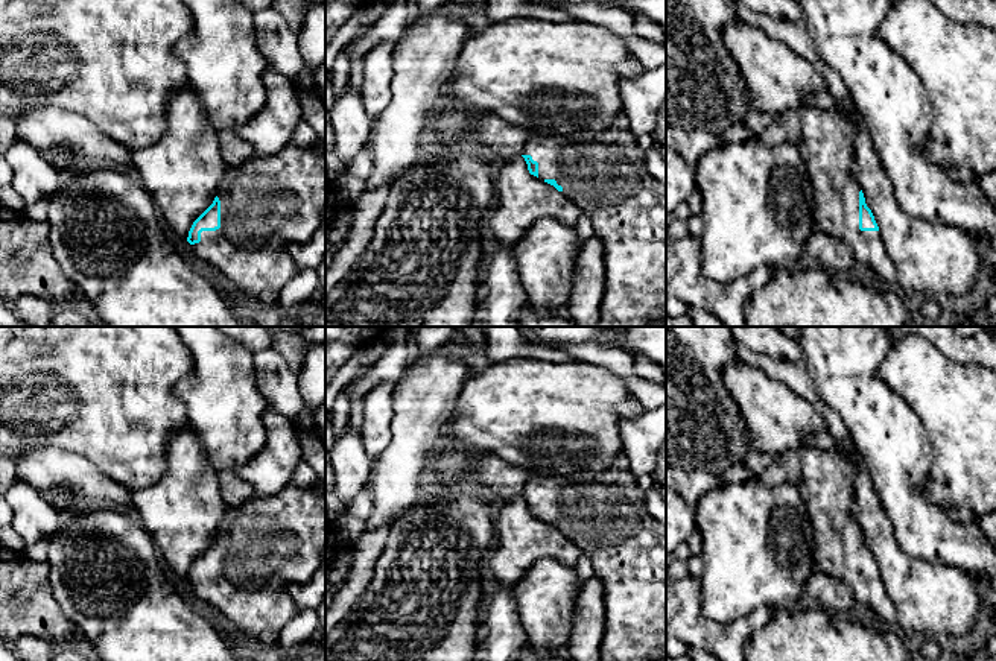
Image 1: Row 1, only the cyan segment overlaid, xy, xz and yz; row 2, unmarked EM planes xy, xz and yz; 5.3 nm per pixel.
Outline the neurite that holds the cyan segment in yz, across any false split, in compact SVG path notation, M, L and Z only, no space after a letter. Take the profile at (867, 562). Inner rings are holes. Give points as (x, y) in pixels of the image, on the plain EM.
M798 448L777 454L759 479L766 486L786 482L798 489L814 526L815 567L847 584L856 602L867 605L888 628L897 628L896 608L852 514L853 474L852 462L841 454Z

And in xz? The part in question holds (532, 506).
M623 451L604 471L575 471L552 477L534 476L525 485L522 497L531 515L554 526L582 555L590 558L593 574L602 582L605 631L599 661L666 659L666 524L649 514L646 492L639 488Z

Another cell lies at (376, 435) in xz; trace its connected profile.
M379 381L363 395L363 424L360 438L366 454L373 459L388 448L394 416L392 395L397 383Z

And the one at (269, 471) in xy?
M266 409L262 419L266 430L265 445L248 462L234 465L231 471L249 483L255 495L271 498L290 483L301 460L301 445L297 427L284 415Z

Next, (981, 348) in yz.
M887 327L887 331L893 342L909 333L918 334L953 362L976 363L996 372L996 336L990 330L970 337L956 334L950 327Z

